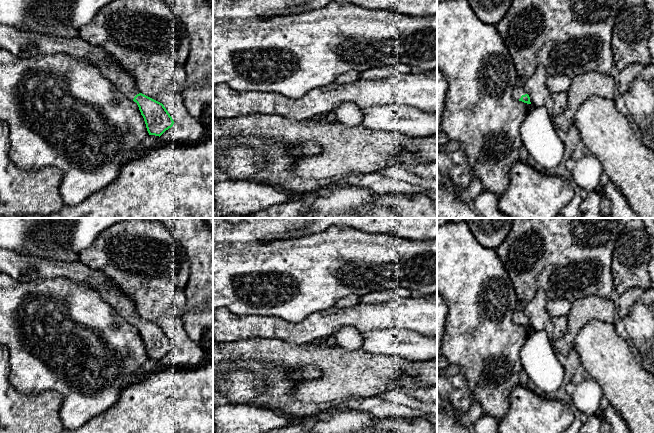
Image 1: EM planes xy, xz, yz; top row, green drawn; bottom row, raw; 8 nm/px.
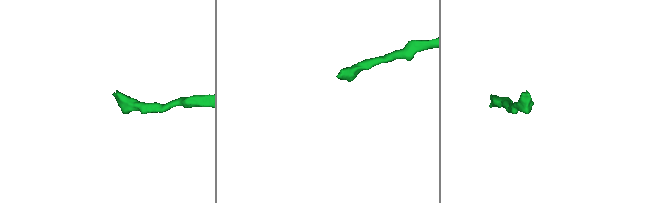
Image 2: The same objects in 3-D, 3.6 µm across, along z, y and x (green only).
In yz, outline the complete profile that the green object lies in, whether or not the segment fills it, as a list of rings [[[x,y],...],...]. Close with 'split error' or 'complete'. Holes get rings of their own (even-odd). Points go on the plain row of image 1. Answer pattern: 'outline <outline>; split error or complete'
outline [[[520,301],[517,302],[517,306],[513,313],[513,321],[516,324],[522,325],[527,328],[531,328],[530,321],[524,314],[525,304],[526,303],[524,302],[520,302]]]; split error

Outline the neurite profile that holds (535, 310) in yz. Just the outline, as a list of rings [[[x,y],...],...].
[[[541,289],[537,290],[532,299],[526,302],[524,314],[530,321],[532,330],[545,331],[552,339],[553,322],[547,310],[548,296]]]

